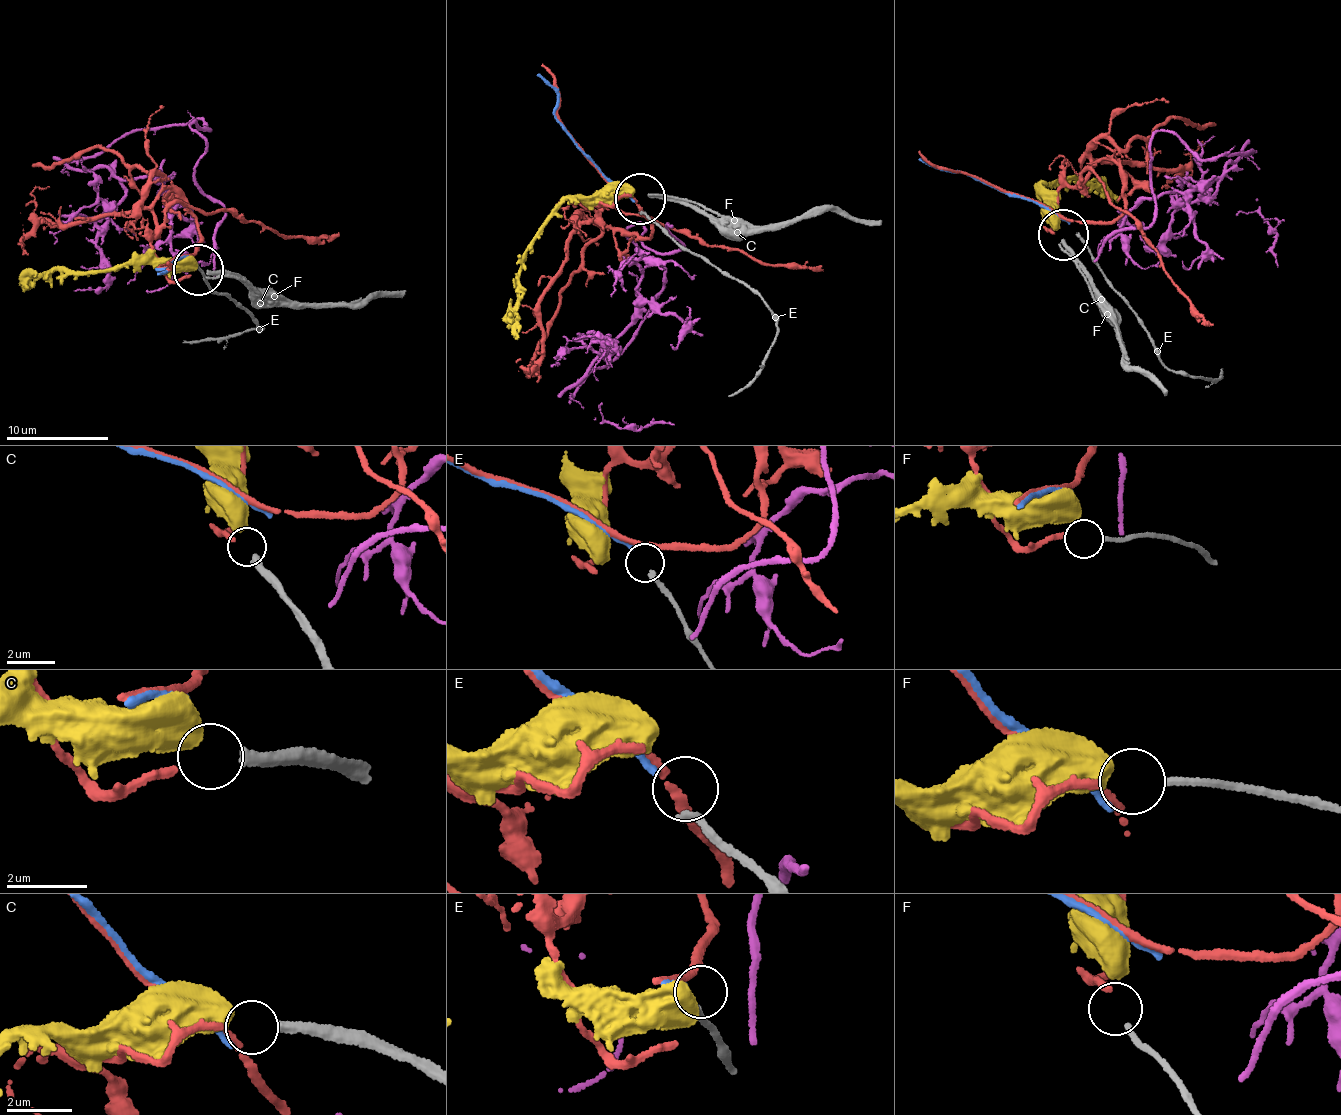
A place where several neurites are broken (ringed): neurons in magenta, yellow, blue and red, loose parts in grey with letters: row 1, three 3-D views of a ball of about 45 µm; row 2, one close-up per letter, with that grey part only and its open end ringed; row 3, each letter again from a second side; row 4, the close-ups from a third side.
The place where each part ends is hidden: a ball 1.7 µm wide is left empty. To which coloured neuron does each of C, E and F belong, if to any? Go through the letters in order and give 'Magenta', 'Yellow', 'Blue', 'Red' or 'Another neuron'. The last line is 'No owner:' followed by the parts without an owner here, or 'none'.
C: Yellow
E: Blue
F: Red
No owner: none

